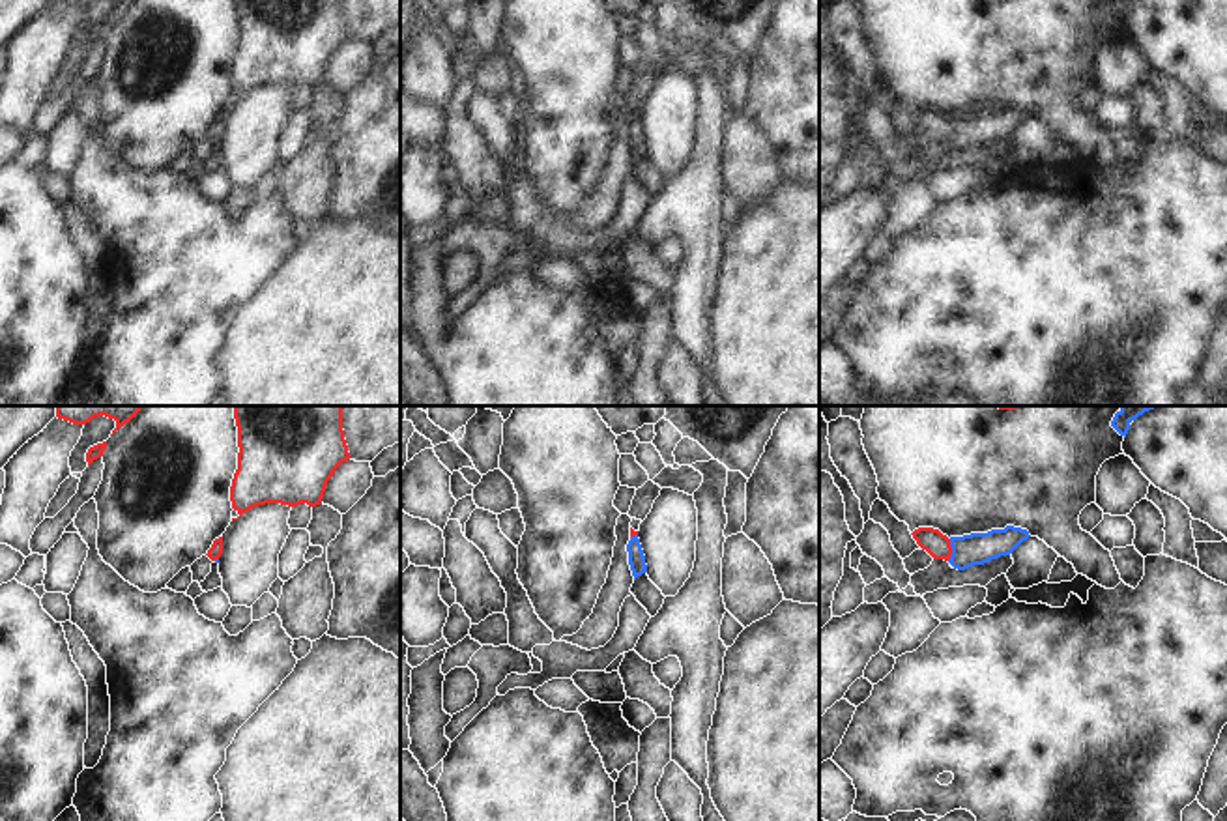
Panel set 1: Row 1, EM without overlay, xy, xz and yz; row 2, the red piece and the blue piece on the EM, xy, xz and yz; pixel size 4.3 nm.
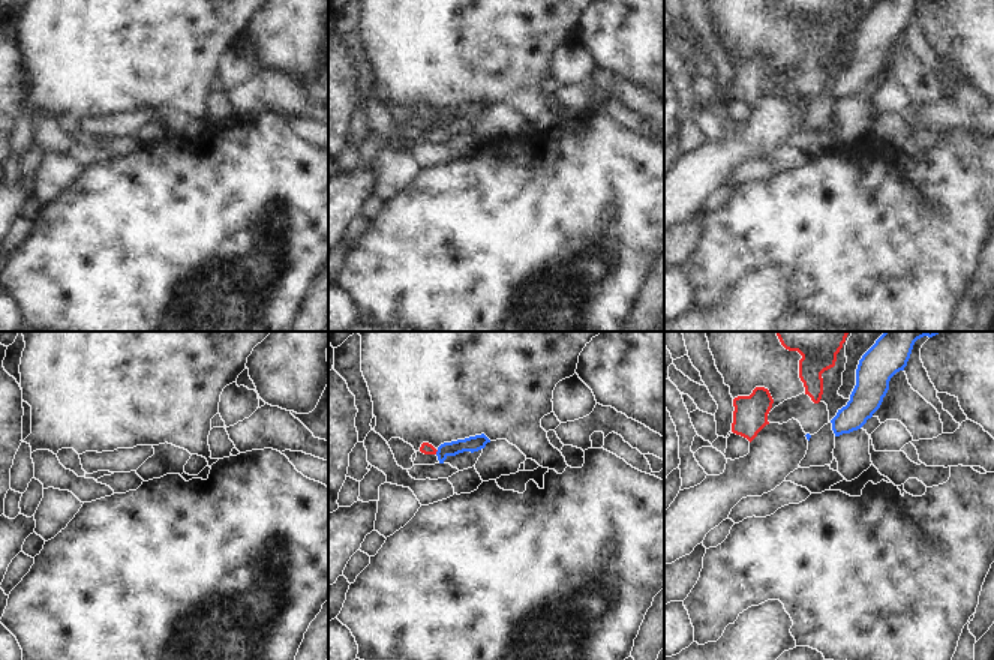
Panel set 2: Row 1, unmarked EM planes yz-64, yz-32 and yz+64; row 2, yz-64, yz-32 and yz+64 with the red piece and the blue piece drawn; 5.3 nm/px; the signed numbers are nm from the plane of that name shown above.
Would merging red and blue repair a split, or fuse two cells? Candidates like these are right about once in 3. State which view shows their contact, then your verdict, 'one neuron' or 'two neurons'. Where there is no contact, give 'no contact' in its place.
contact in yz; one neuron

